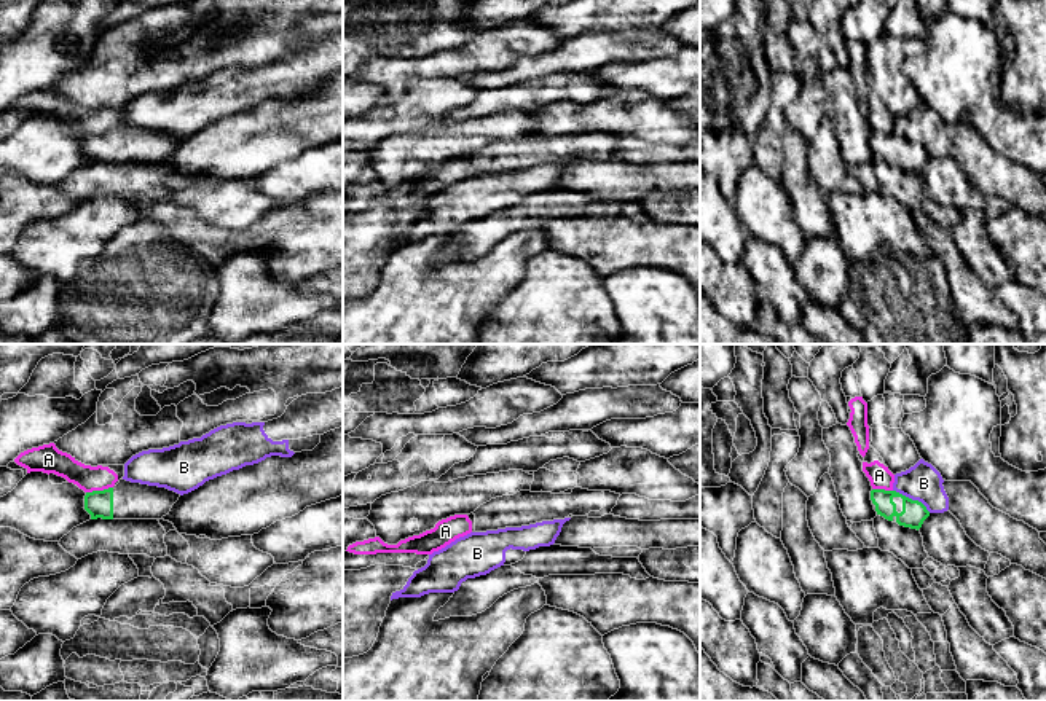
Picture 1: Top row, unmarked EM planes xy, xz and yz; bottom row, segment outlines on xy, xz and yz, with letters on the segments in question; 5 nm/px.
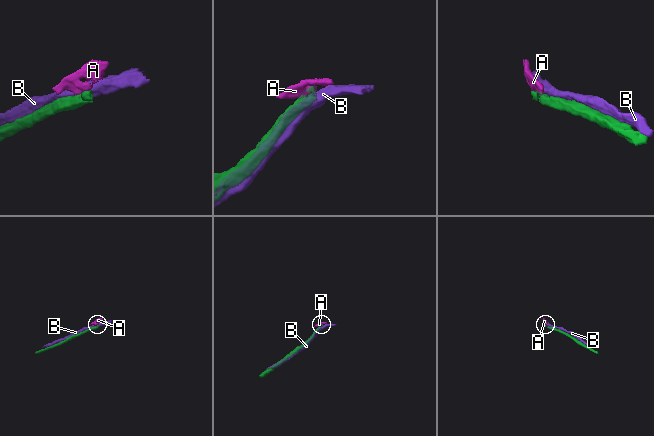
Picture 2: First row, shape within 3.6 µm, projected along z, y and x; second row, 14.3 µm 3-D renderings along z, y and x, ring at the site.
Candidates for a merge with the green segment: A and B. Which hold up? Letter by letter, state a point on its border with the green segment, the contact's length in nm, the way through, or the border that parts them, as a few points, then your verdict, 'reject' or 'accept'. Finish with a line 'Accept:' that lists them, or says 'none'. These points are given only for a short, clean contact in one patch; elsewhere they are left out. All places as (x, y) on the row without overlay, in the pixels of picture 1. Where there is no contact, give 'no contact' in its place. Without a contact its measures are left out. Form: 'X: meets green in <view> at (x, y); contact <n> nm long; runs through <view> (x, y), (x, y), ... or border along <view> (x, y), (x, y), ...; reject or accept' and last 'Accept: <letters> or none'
A: meets green in xy at (99, 134); contact 140 nm long; border along xy (112, 129), (86, 136); reject
B: meets green in yz at (911, 142); contact 220 nm long; reject
Accept: none

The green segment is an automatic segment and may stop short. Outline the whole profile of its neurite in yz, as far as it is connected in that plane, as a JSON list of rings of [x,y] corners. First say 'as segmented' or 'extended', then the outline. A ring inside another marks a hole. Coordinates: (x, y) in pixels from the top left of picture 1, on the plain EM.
extended; [[[872,132],[871,143],[877,158],[904,170],[918,174],[930,159],[922,145],[912,143],[896,134]]]

